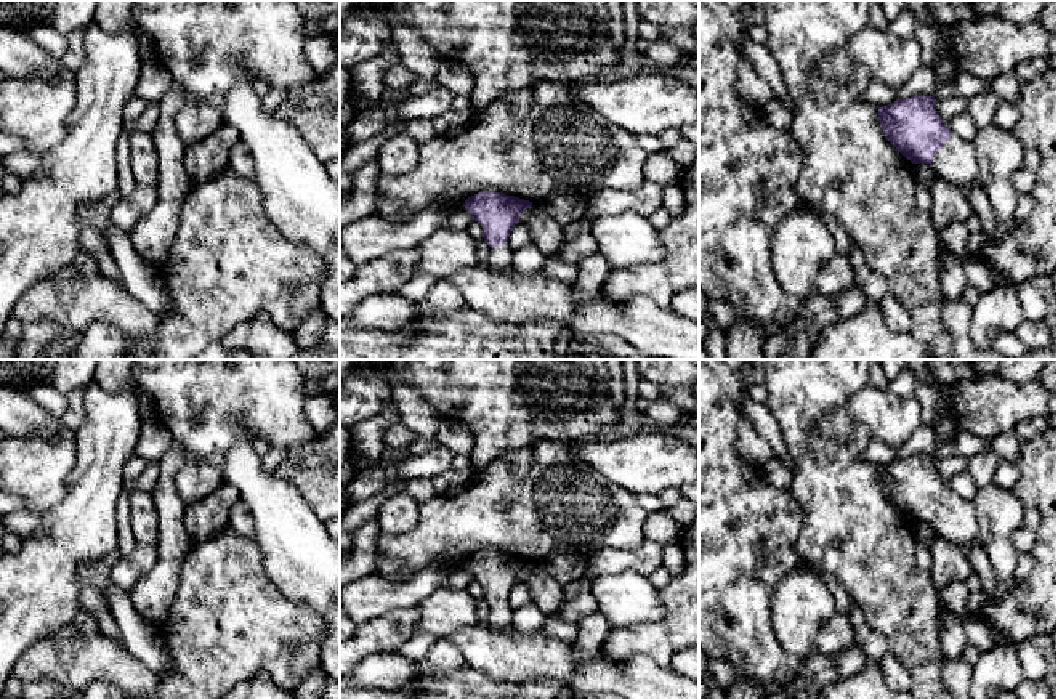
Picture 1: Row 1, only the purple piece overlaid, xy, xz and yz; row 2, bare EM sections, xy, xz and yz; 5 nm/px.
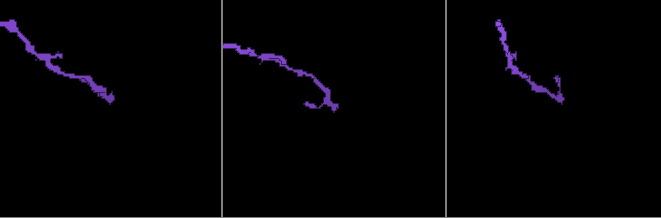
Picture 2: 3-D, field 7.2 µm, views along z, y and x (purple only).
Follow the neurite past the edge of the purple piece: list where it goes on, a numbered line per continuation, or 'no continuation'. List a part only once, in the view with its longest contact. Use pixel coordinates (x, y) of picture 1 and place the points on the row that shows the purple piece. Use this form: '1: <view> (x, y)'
1: yz (956, 162)

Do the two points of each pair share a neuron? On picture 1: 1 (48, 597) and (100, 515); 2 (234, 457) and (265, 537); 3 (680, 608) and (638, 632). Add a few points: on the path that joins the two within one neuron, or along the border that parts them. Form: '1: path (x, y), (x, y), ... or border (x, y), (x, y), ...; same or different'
1: path (48, 576), (48, 566), (79, 536); same
2: path (249, 476), (265, 494), (265, 518); same
3: path (674, 619), (661, 632), (650, 632); same

